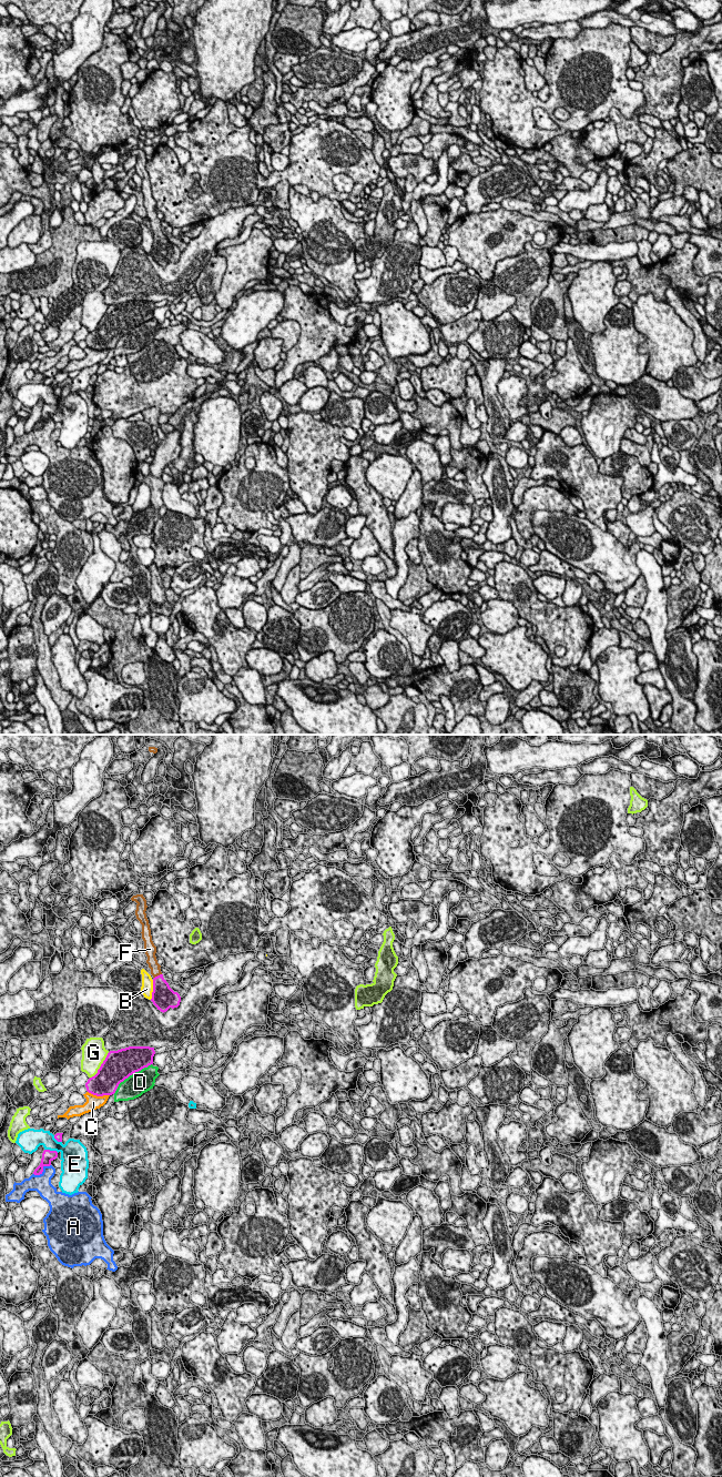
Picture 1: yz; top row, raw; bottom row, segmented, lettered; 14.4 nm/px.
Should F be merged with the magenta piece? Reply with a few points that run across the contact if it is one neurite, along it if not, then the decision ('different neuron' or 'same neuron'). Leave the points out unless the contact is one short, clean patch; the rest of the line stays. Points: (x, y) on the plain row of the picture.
yz (162, 246), (158, 230), (152, 215) | same neuron

